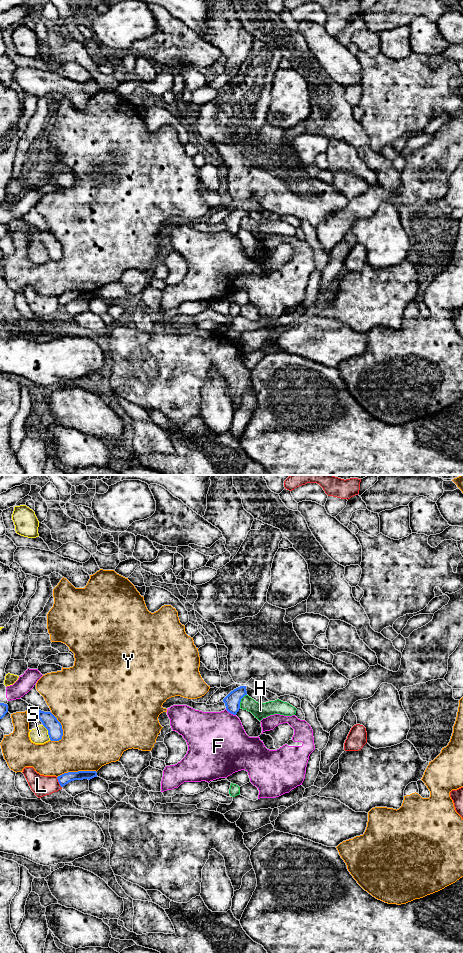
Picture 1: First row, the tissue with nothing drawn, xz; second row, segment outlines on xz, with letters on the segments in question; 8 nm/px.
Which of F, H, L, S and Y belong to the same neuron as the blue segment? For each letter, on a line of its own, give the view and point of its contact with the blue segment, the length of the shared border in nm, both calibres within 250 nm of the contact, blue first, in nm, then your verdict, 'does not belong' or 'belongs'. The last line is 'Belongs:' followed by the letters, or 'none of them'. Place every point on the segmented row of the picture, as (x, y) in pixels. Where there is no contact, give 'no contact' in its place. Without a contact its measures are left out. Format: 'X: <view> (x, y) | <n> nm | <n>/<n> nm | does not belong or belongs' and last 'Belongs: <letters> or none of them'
F: xz (230, 712) | 100 nm | 130/460 nm | does not belong
H: xz (240, 701) | 130 nm | 130/130 nm | does not belong
L: xz (58, 781) | 100 nm | 90/170 nm | does not belong
S: xz (48, 732) | 140 nm | 120/140 nm | does not belong
Y: xz (76, 772) | 320 nm | 90/420 nm | does not belong
Belongs: none of them

